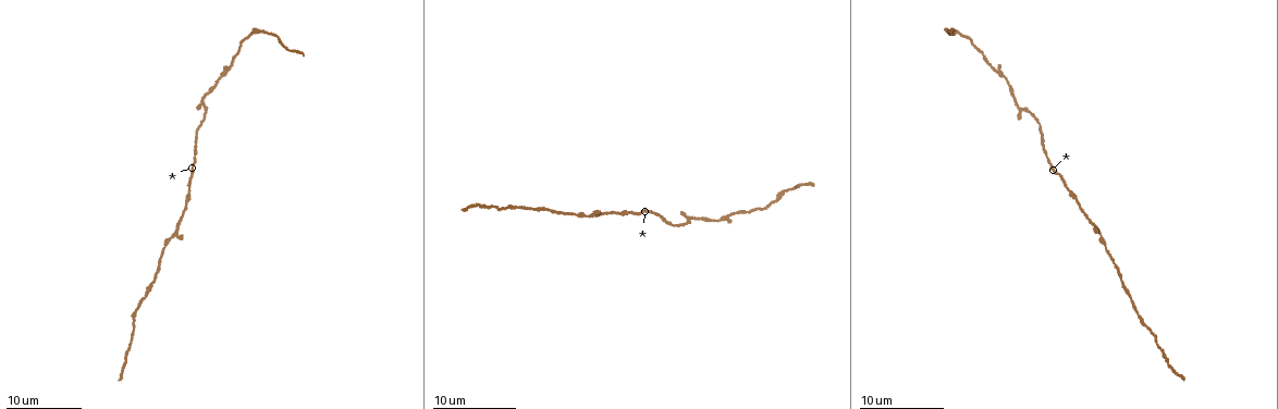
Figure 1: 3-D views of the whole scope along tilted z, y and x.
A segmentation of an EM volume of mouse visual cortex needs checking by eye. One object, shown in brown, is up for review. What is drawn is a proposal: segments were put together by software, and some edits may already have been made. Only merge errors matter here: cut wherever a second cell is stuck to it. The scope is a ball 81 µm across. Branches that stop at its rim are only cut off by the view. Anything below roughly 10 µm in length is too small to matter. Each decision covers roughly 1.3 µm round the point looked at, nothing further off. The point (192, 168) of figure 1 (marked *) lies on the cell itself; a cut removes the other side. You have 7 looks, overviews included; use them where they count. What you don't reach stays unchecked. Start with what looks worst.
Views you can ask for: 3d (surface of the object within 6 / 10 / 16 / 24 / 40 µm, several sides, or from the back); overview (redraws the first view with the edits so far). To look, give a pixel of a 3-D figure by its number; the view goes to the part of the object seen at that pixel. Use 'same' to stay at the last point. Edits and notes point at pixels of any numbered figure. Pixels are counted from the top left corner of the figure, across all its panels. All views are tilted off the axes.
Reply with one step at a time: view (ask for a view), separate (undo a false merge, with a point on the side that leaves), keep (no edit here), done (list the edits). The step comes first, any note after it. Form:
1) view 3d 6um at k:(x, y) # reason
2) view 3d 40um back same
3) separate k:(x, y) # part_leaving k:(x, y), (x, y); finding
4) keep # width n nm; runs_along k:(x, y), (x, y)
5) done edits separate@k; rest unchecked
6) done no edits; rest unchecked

view 3d 16um at 1:(731, 214) # three arms meet

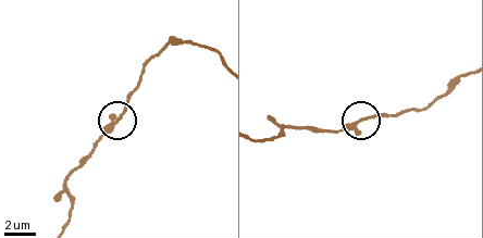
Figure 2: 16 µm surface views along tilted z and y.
keep # runs_along 2:(259, 140), (275, 136), (284, 128), (338, 129), (403, 110); one cell here

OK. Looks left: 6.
view 3d 10um at 1:(166, 240) # sudden change in width

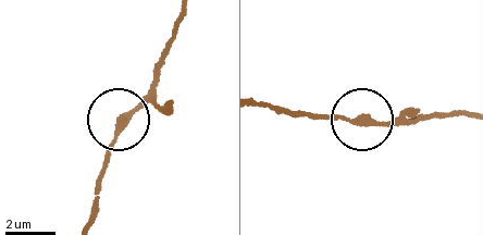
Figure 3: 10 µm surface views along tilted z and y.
keep # runs_along 3:(463, 111), (386, 127), (358, 116), (310, 115); one cell here

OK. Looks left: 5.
view 3d 6um at 1:(694, 216) # thin neck

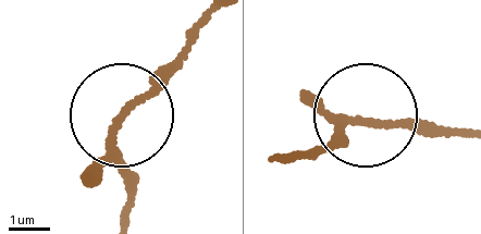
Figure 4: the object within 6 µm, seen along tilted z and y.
view 3d 6um back at 4:(130, 109) # from behind

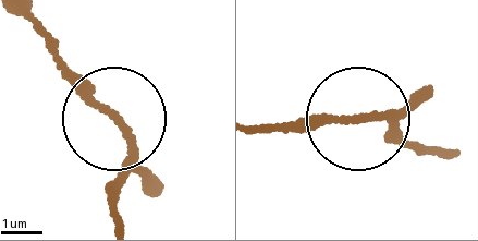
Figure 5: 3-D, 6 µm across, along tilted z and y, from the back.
keep # width 160 nm; all the same cell

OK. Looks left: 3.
view 3d 10um at 1:(186, 205) # sudden change in width

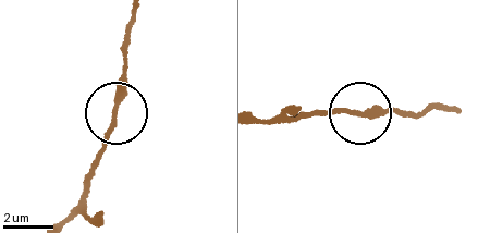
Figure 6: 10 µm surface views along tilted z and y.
view 3d 6um at 6:(116, 115) # closer look

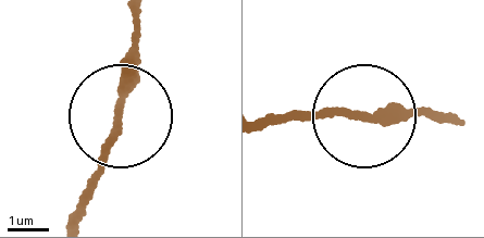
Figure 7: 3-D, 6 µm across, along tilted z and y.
keep # width 210 nm; runs_along 7:(134, 24), (119, 125), (72, 216); continuous, no second cell

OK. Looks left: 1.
done no edits; rest unchecked

